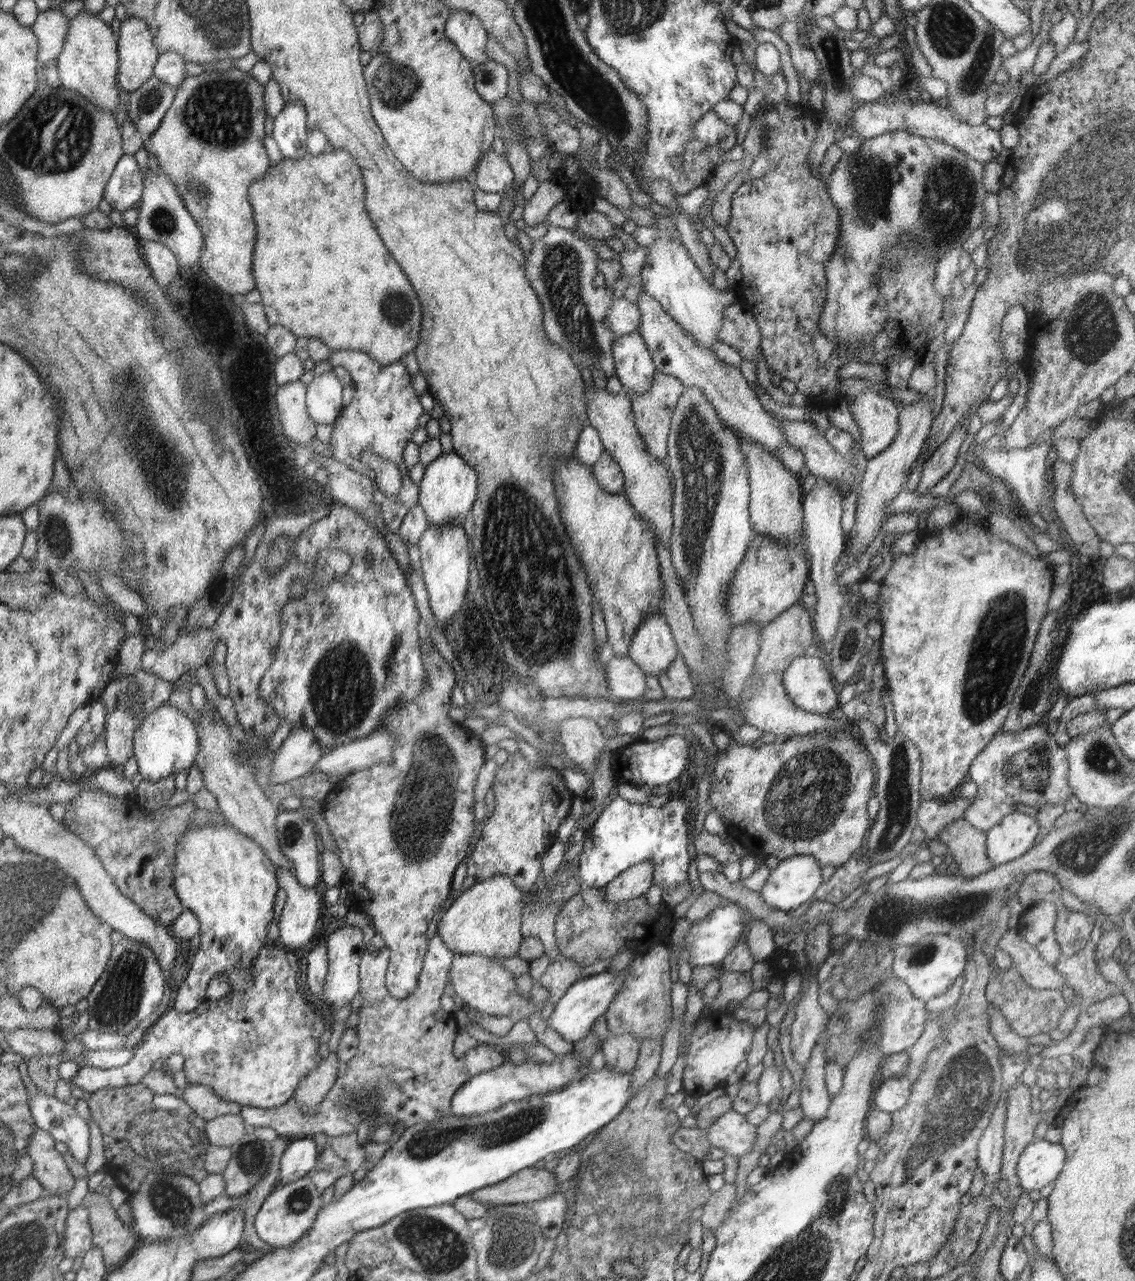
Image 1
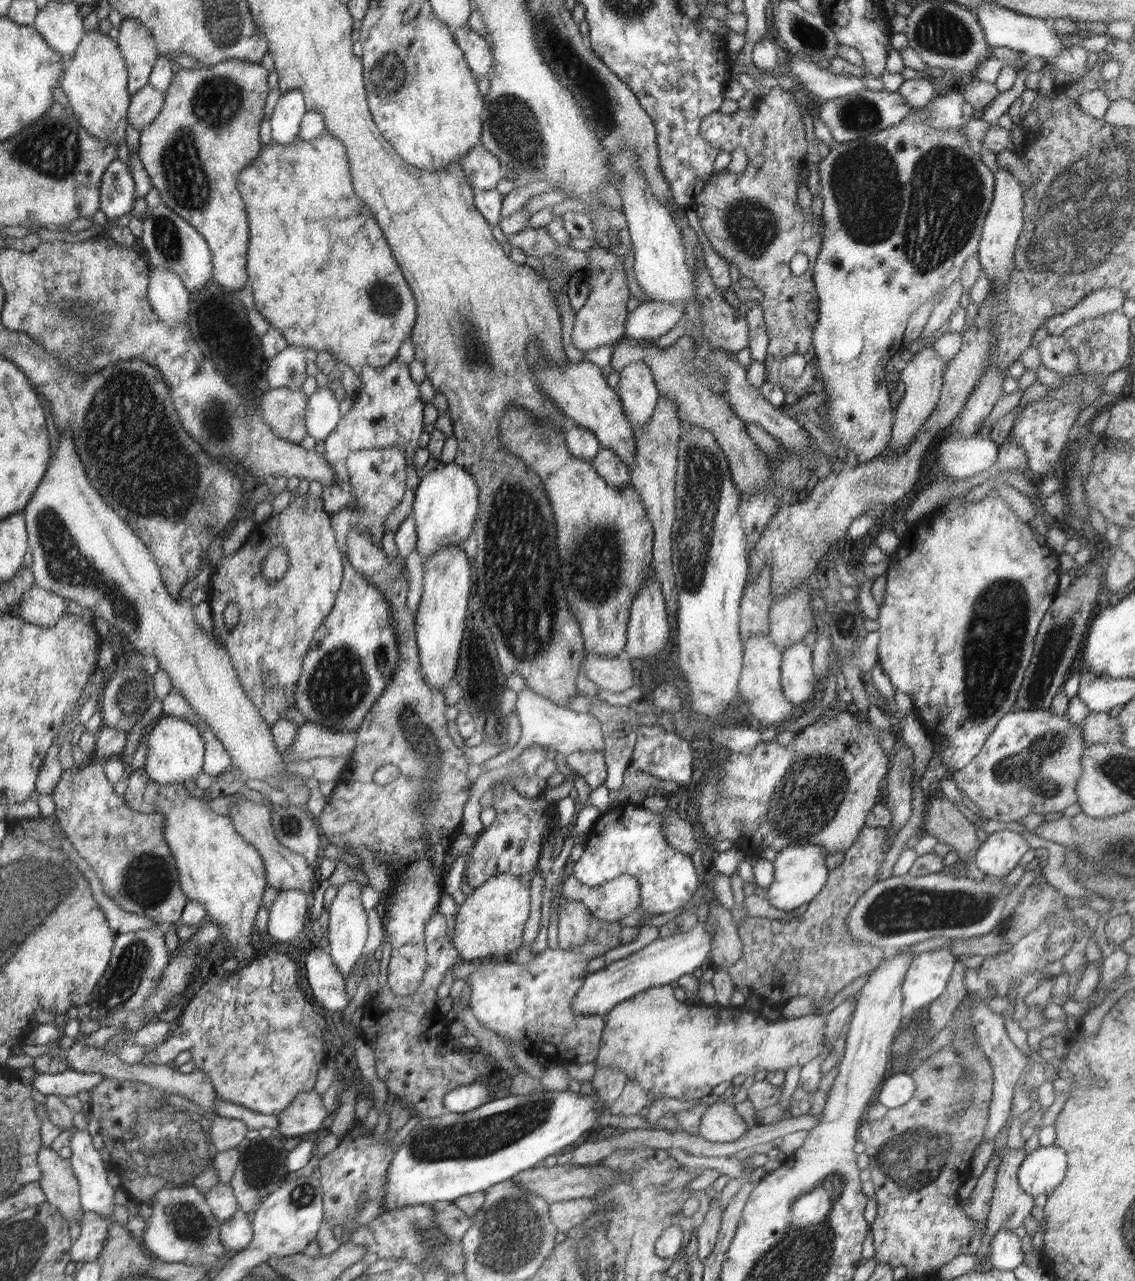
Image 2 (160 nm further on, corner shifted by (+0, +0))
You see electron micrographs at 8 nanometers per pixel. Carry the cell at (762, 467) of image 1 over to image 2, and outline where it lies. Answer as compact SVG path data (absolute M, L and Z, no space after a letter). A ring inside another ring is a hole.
M684 335L672 346L663 348L654 343L643 343L641 340L635 343L633 339L624 336L624 339L620 339L614 347L609 368L618 371L629 364L645 362L651 370L659 396L676 403L681 428L698 426L712 433L728 461L734 486L737 486L744 495L751 495L769 487L772 471L766 454L746 433L746 423L738 419L729 408L726 398L714 392L698 371L693 371L695 360L698 359L695 356L696 350L697 346L690 335Z

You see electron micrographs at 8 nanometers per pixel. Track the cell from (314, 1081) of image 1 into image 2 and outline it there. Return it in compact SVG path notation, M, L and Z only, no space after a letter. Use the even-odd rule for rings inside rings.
M312 1089L310 1092L302 1093L283 1111L281 1127L275 1132L280 1136L300 1137L311 1132L322 1129L322 1123L328 1116L328 1112L322 1102L322 1096Z

